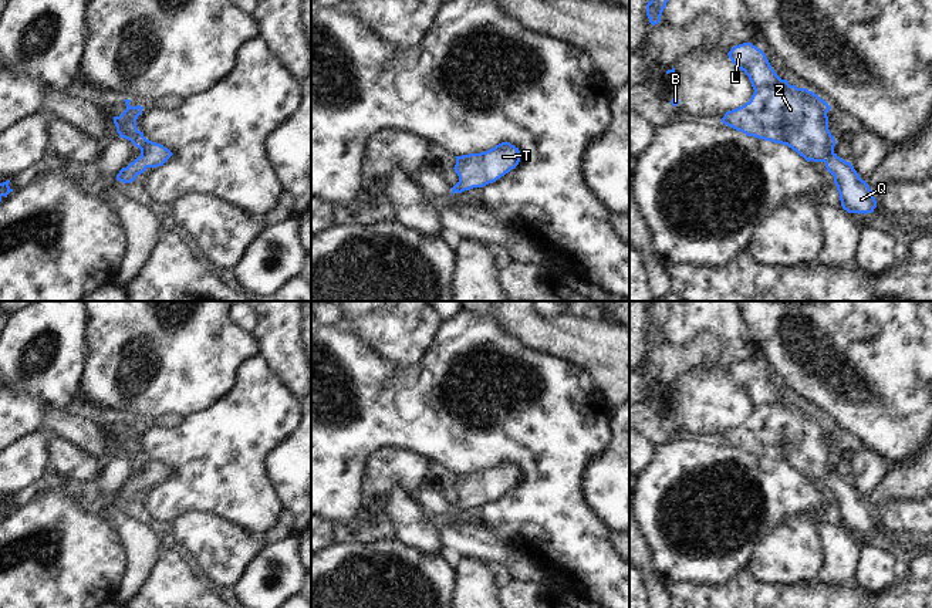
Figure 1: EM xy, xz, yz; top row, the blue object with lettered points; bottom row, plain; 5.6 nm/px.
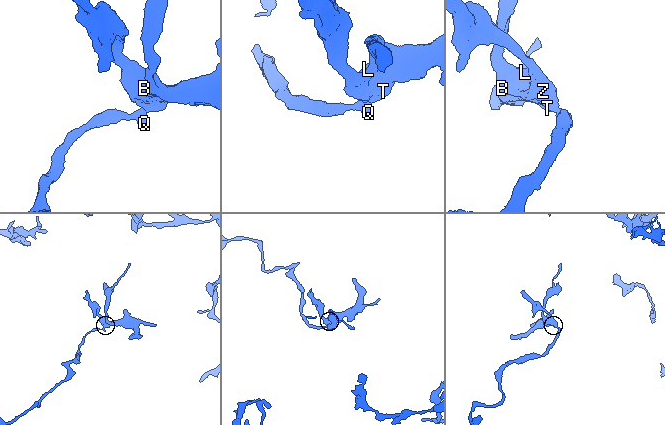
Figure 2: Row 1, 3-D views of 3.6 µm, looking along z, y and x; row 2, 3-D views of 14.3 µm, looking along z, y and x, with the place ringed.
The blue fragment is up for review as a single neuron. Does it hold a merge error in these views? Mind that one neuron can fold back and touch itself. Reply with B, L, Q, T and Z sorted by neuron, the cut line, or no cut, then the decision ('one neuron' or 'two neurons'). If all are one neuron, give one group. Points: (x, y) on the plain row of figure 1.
B L Q T Z | no cut | one neuron

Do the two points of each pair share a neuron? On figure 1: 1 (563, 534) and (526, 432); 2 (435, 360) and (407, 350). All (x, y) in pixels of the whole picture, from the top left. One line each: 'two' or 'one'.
1: one
2: two

